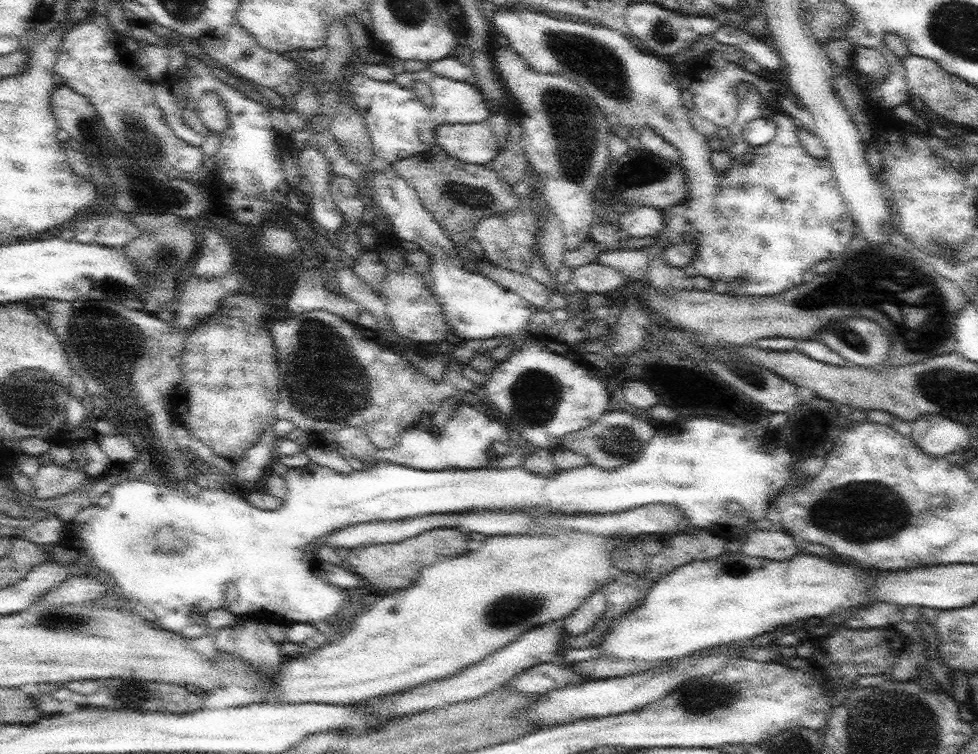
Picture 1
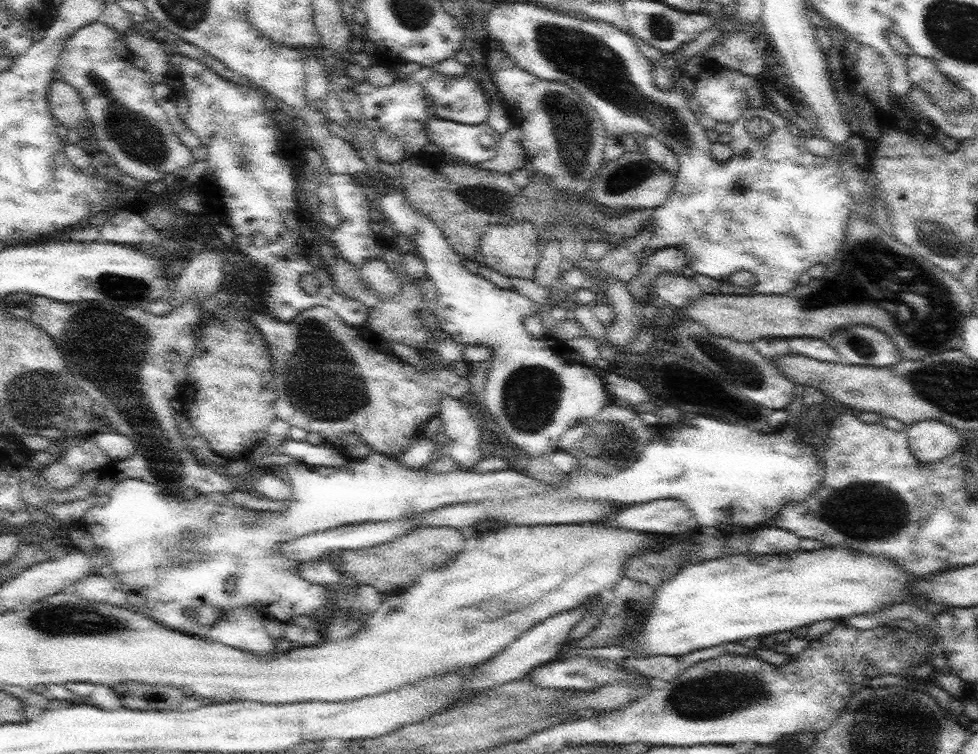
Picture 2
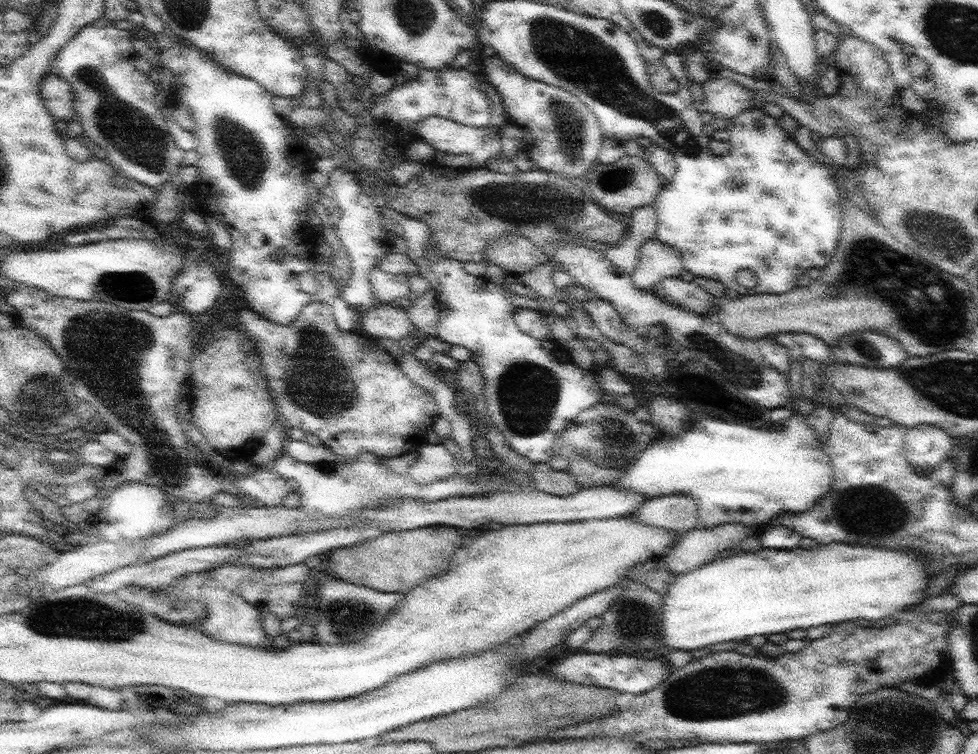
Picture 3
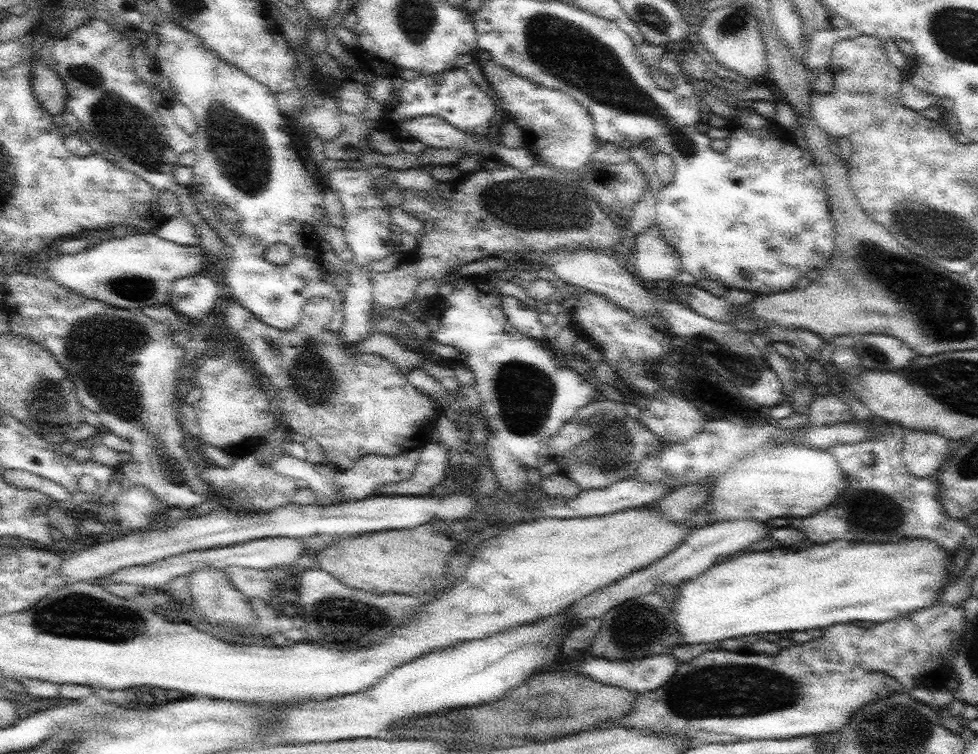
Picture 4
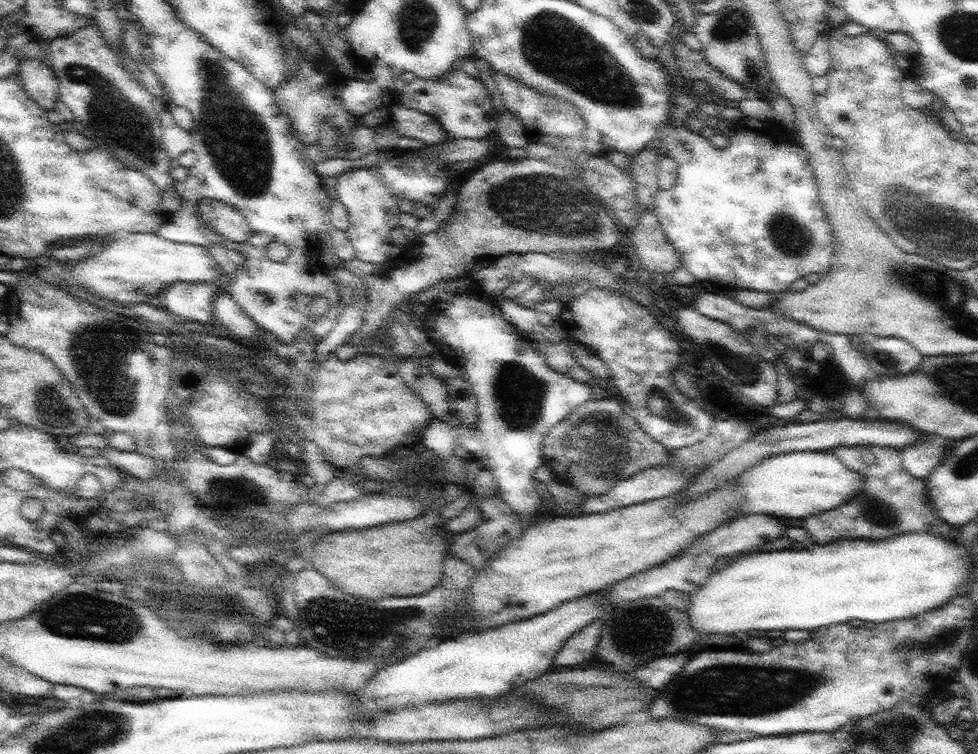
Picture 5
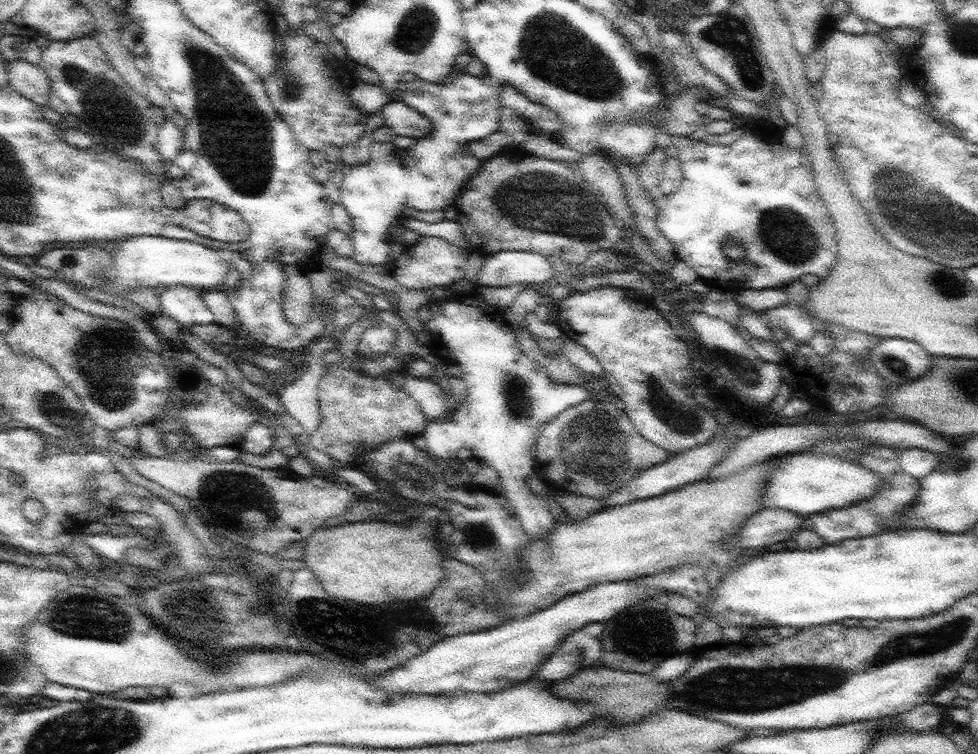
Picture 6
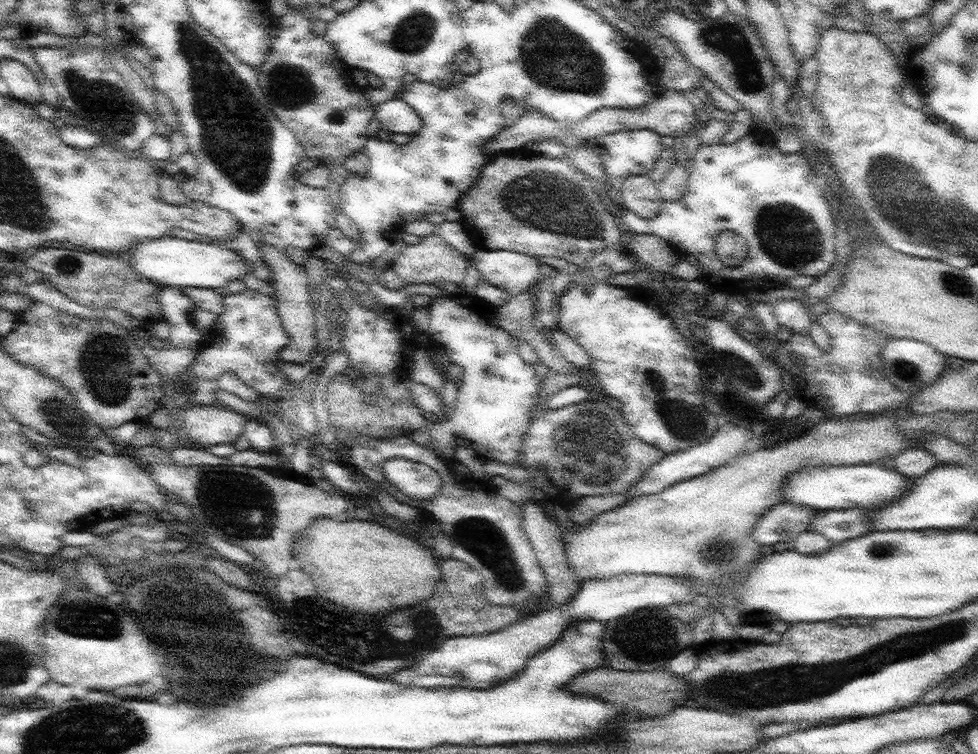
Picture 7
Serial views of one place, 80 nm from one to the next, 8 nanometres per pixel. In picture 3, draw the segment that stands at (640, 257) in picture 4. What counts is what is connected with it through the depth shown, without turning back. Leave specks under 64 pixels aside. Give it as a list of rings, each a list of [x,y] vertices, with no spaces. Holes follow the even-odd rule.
[[[654,236],[641,246],[638,266],[631,275],[638,288],[654,290],[664,279],[680,278],[684,269],[680,252]]]

